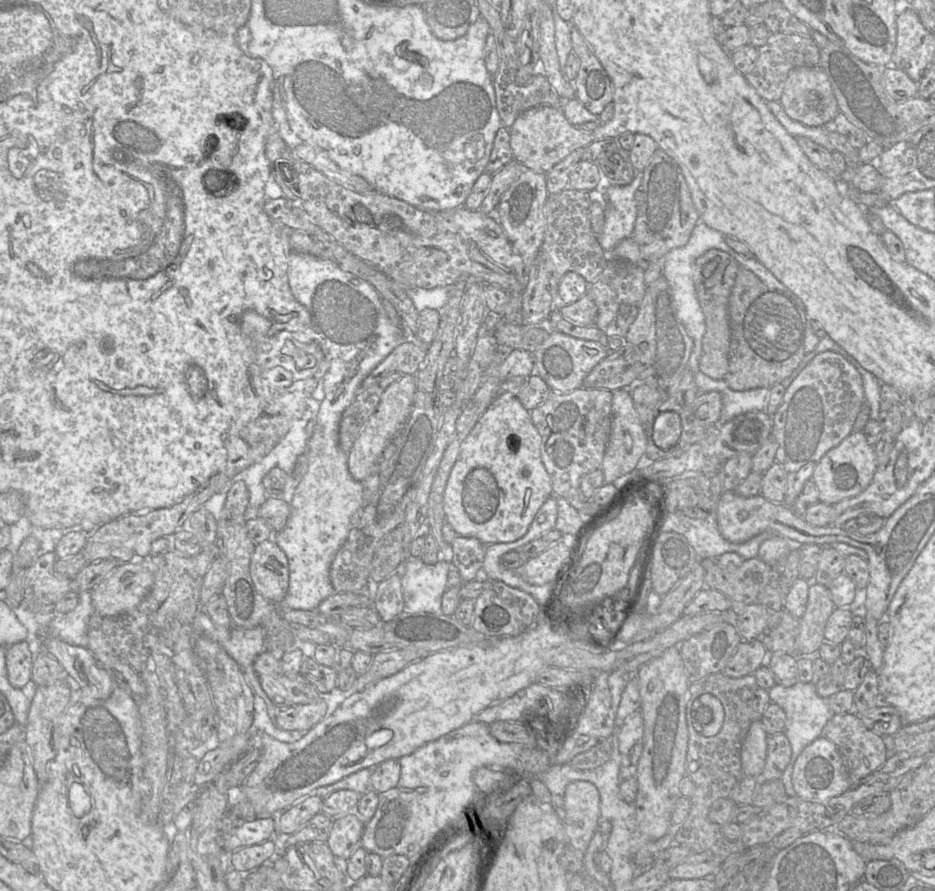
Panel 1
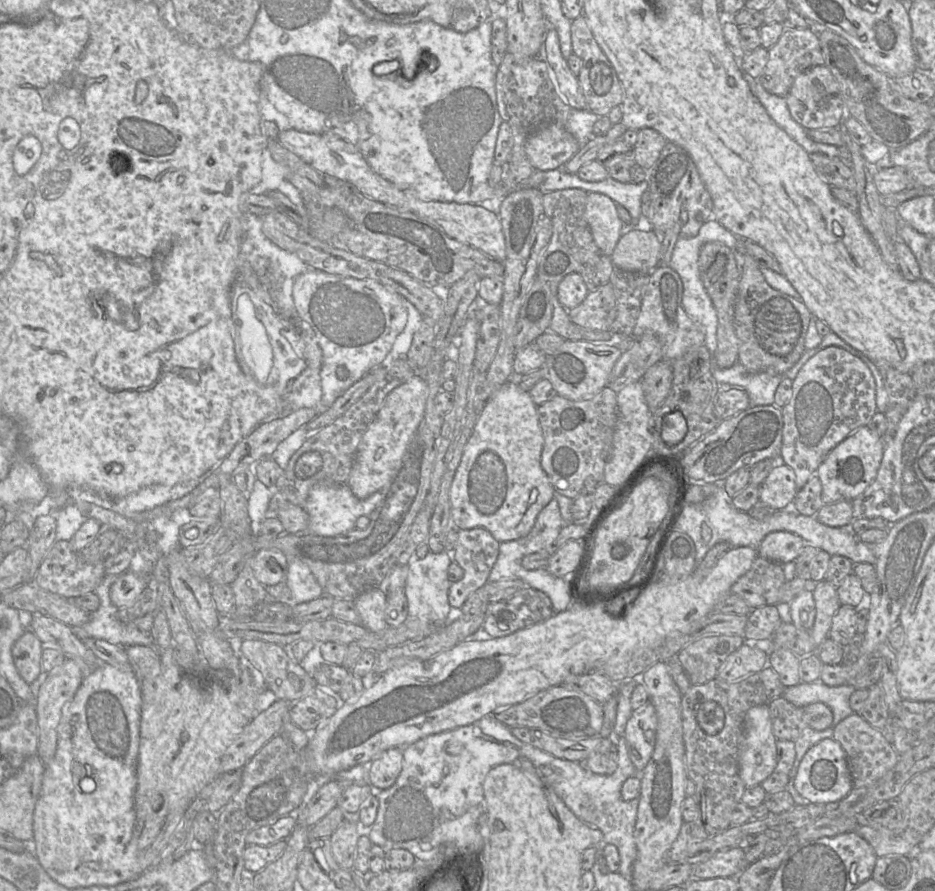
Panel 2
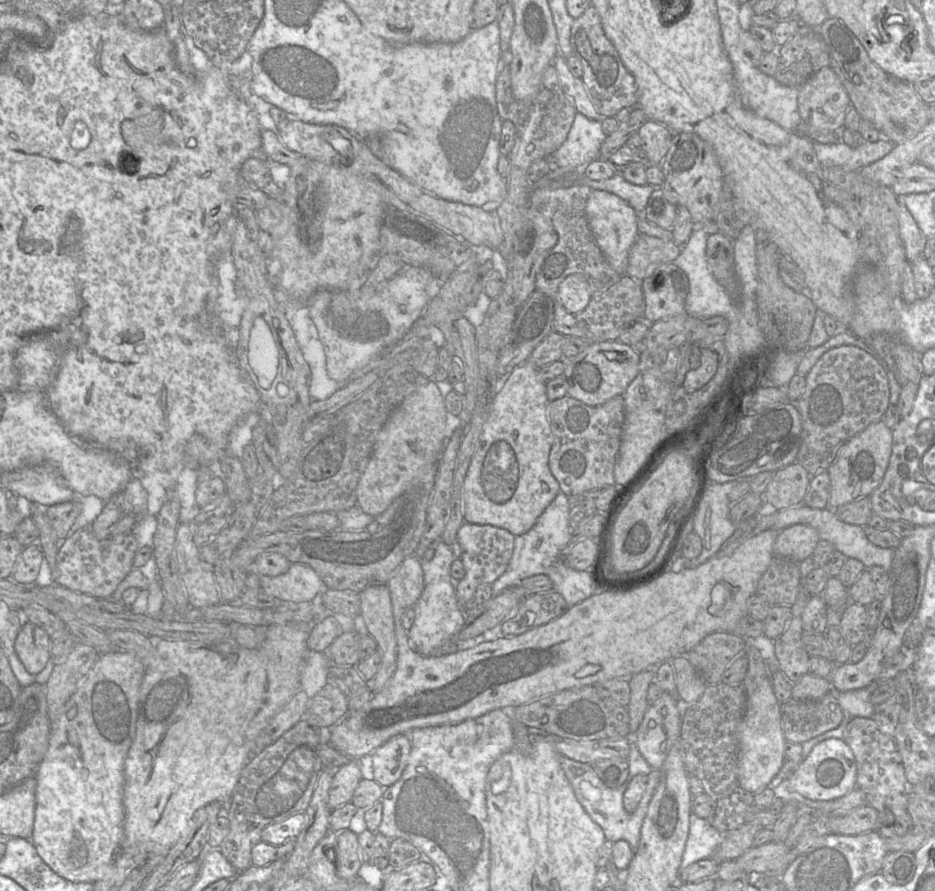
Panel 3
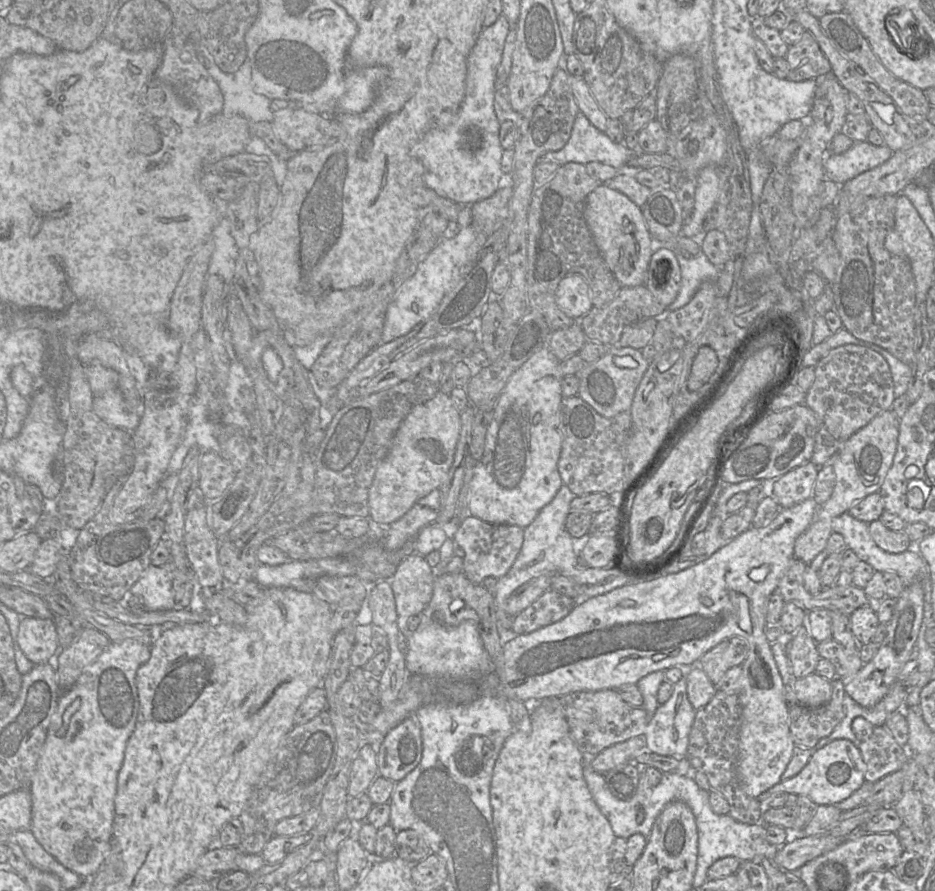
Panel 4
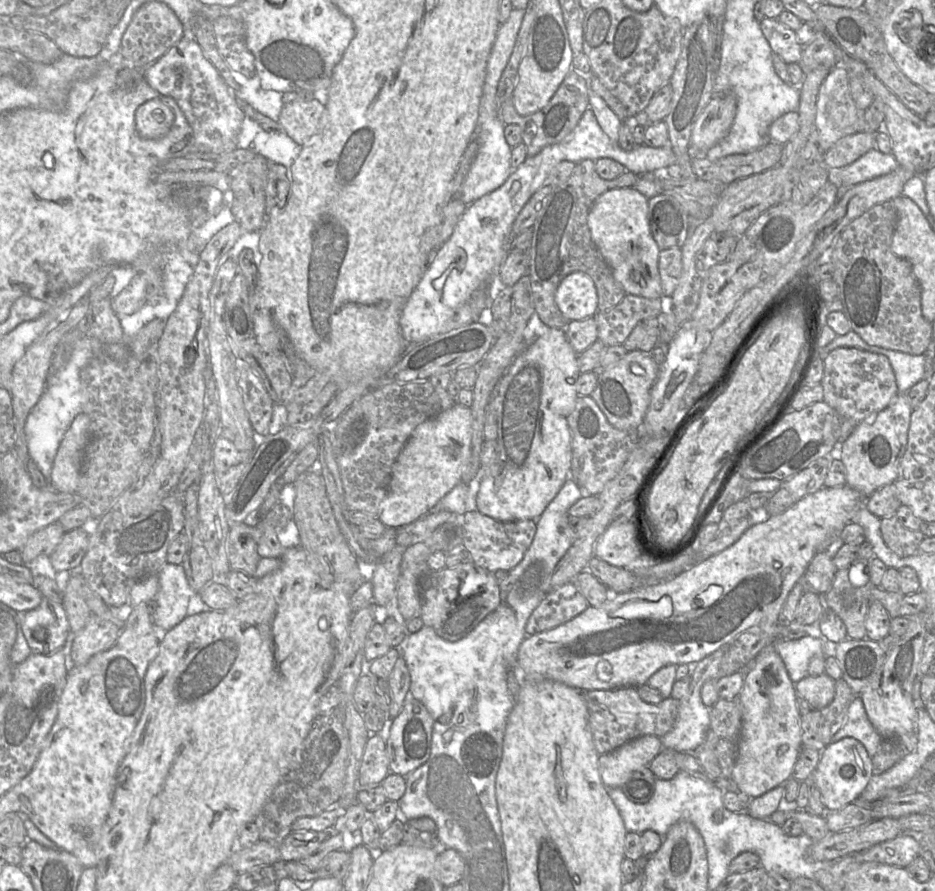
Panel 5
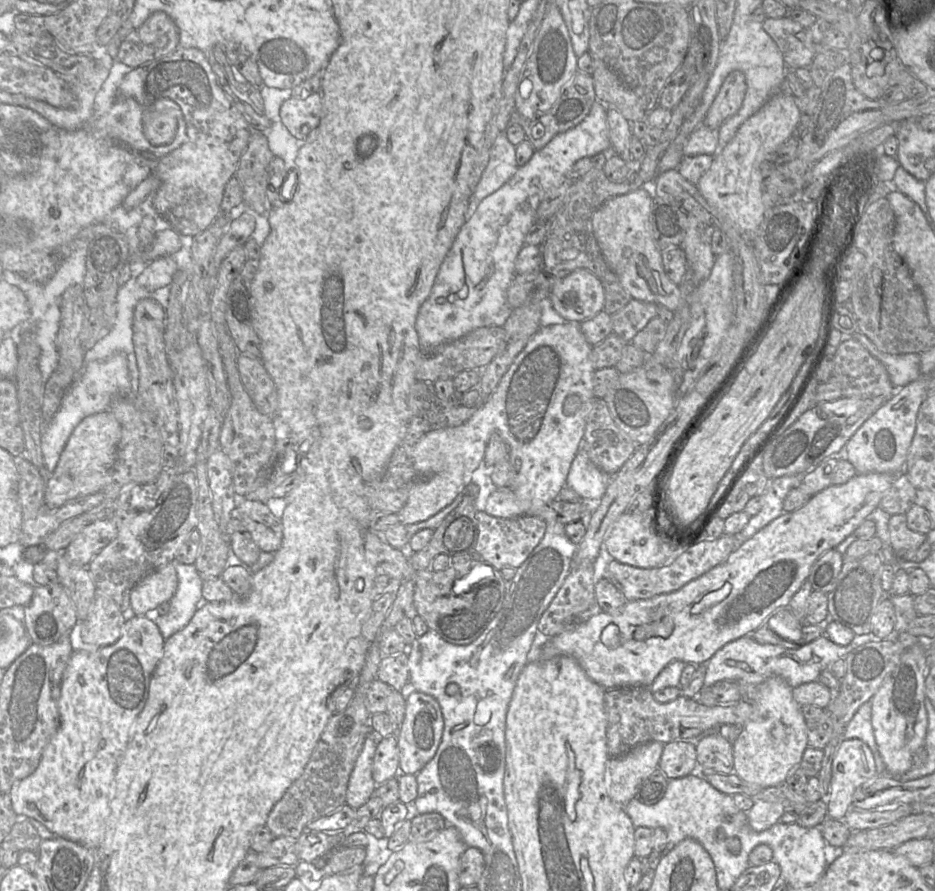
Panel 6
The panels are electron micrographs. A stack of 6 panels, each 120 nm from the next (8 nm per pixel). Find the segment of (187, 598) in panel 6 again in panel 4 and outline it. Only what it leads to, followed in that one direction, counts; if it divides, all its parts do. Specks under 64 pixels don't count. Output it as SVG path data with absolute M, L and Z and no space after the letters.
M150 565L125 595L128 593L141 596L147 610L164 611L177 607L170 568Z

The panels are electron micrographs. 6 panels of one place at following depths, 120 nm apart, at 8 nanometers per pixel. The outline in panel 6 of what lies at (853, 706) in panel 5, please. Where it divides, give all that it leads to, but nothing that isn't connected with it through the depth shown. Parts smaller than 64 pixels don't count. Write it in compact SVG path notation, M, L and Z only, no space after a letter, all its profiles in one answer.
M871 703L862 704L850 722L848 723L843 735L843 741L849 739L860 739L871 749L878 774L884 774L884 762L879 752L874 731L871 723L872 710Z

